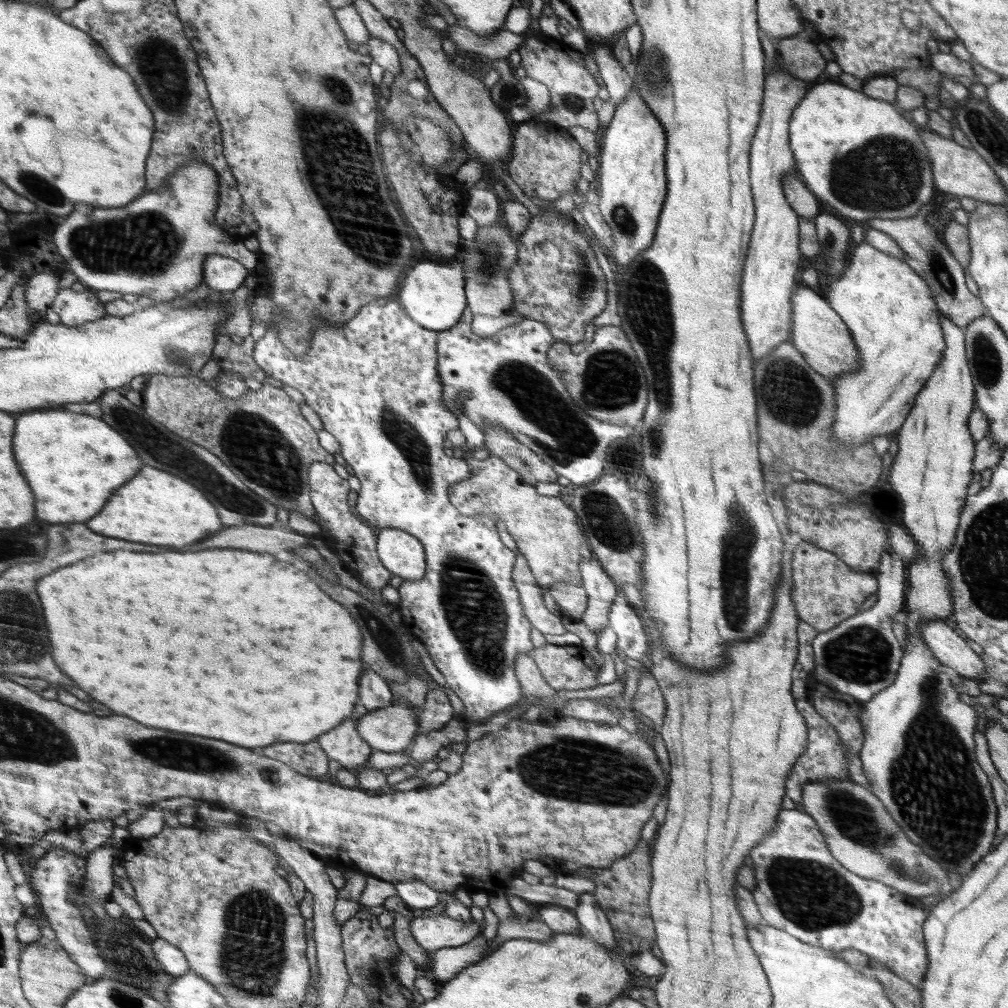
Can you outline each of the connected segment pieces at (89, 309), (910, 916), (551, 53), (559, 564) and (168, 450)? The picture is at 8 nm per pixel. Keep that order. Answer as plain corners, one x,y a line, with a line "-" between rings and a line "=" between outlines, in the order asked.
88,288
83,292
62,289
54,299
53,310
60,316
60,323
69,327
106,317
104,306
=
786,809
780,814
778,824
772,829
774,832
770,831
770,840
758,844
758,852
750,856
756,879
754,900
766,924
780,928
806,944
825,948
835,954
855,948
868,955
872,962
884,964
894,974
921,989
928,967
923,924
932,907
924,905
919,898
898,892
883,882
858,876
847,869
831,852
814,816
797,809
=
526,37
525,43
518,48
521,64
524,66
526,76
545,84
551,94
551,110
547,112
536,113
532,119
556,123
557,125
570,128
570,126
582,126
590,132
596,133
598,130
598,116
594,110
594,99
598,96
598,82
596,78
588,72
584,66
582,58
578,56
568,56
560,50
554,50
550,46
540,46
540,40
534,37
=
465,450
463,458
468,460
472,475
470,480
463,480
449,489
449,492
454,492
449,499
454,500
466,516
485,514
494,522
501,520
542,588
557,582
583,584
582,560
593,558
594,552
588,548
587,536
576,524
577,514
560,497
538,494
534,486
527,484
518,471
510,468
500,457
491,454
485,460
478,460
472,457
471,450
=
118,389
105,391
96,401
102,410
102,420
118,428
122,436
138,448
138,456
142,456
146,464
166,468
166,472
174,472
174,476
182,476
184,480
198,484
198,488
202,488
217,507
226,526
253,524
268,527
276,524
277,507
244,486
224,462
202,445
192,444
191,440
168,430
161,422
150,418
142,406
132,404

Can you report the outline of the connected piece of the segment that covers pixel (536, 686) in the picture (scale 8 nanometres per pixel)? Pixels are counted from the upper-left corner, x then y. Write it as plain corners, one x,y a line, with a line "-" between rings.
521,654
516,660
516,675
520,682
521,689
526,694
534,697
543,698
556,694
541,675
535,660
527,654

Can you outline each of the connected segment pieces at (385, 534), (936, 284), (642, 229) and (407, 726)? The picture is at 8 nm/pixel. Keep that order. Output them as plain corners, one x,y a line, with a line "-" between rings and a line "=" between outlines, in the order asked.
383,528
378,533
381,563
404,581
420,581
427,571
425,545
410,532
=
914,215
896,220
874,218
874,220
864,220
864,222
859,222
856,225
876,228
876,230
888,234
896,241
896,245
902,249
905,263
909,264
910,268
926,282
926,286
930,287
930,292
935,296
934,300
939,311
956,326
964,329
973,320
986,315
985,304
982,304
978,296
968,291
965,284
964,267
949,252
936,228
929,225
922,216
=
633,86
629,95
616,105
613,117
611,118
610,124
607,126
604,138
602,138
602,153
598,154
598,161
600,164
600,184
598,181
597,192
599,194
599,209
601,216
604,218
606,225
610,227
610,232
612,232
612,250
611,253
616,257
617,266
619,268
625,268
640,254
641,252
647,251
652,245
657,236
657,227
659,222
659,217
661,210
664,207
664,201
667,193
667,178
665,171
665,152
666,152
666,131
662,126
662,123
657,119
657,116
652,112
648,105
646,105
646,100
644,100
638,89
=
394,699
391,706
358,717
357,726
359,735
382,752
404,751
419,730
416,714
402,699

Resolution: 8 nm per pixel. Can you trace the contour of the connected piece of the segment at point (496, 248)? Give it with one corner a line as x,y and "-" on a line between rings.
502,218
490,226
479,227
472,242
463,241
458,259
463,260
466,296
469,297
470,312
473,315
506,316
512,313
515,298
506,275
510,273
514,264
517,264
517,258
519,258
519,249
510,238
510,232

